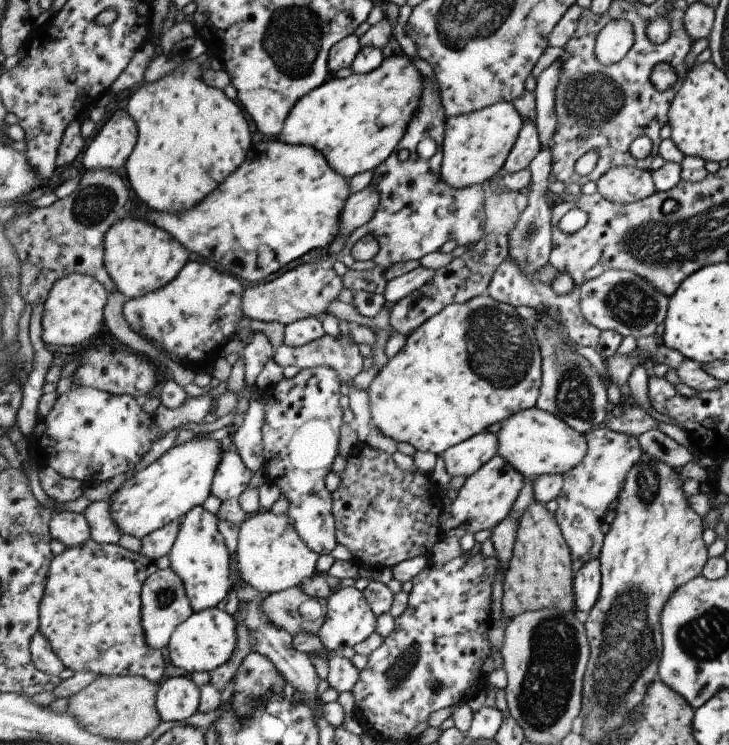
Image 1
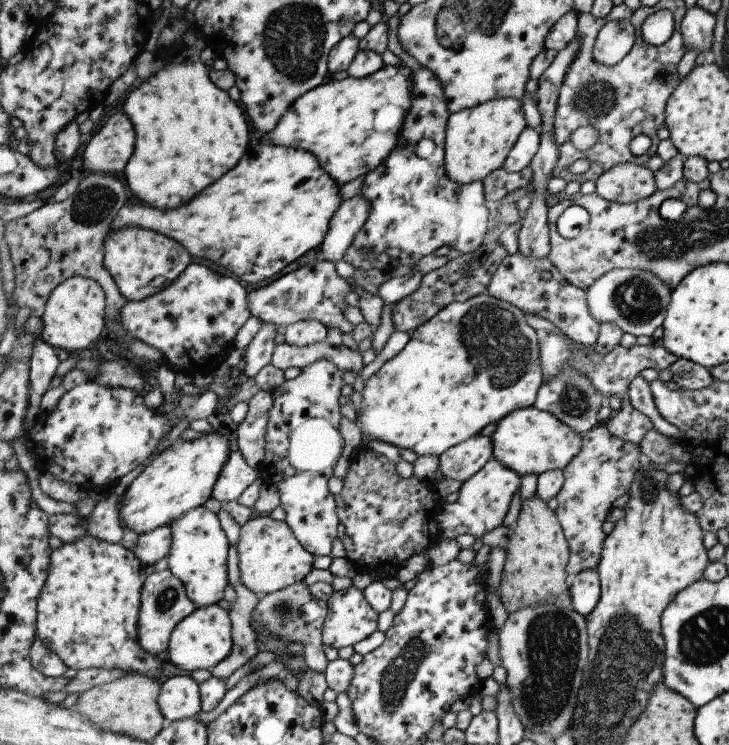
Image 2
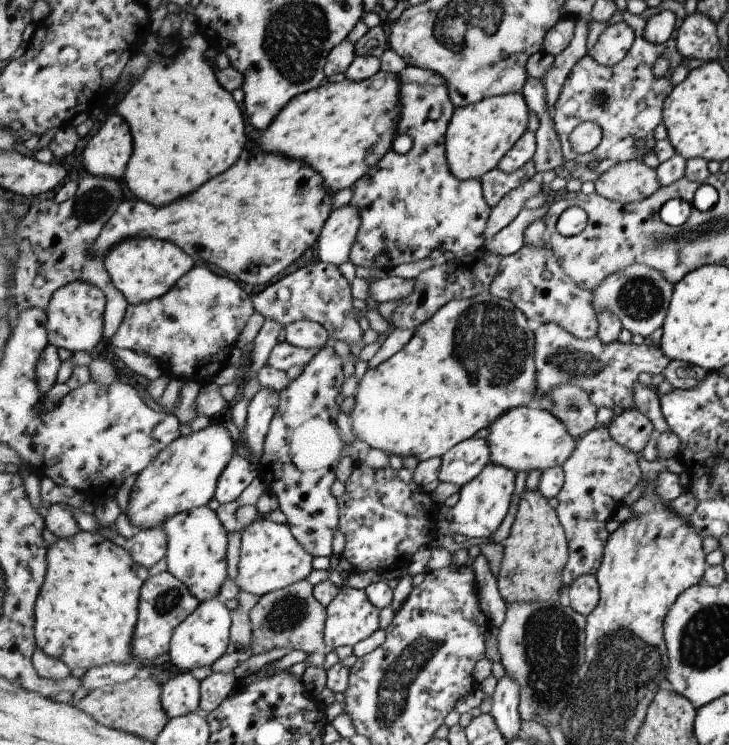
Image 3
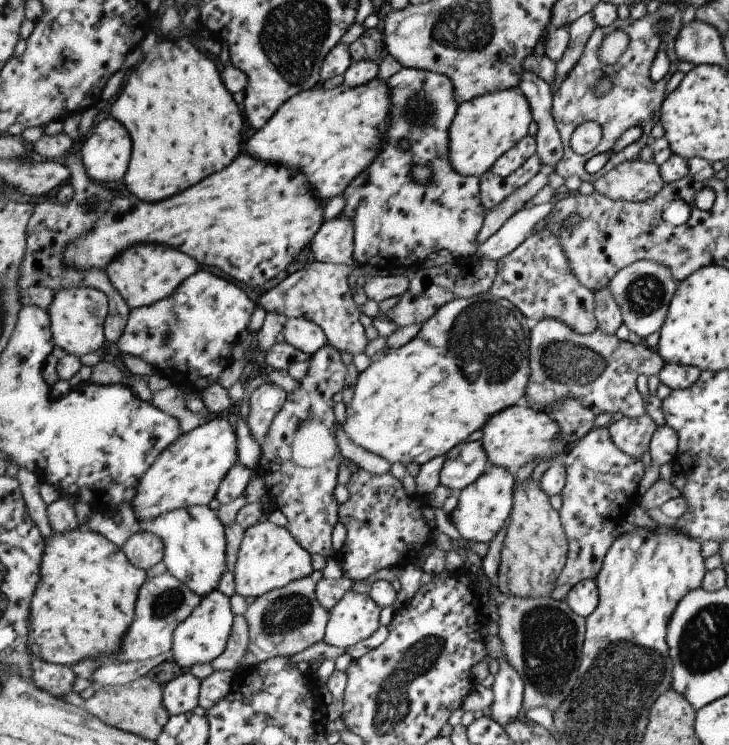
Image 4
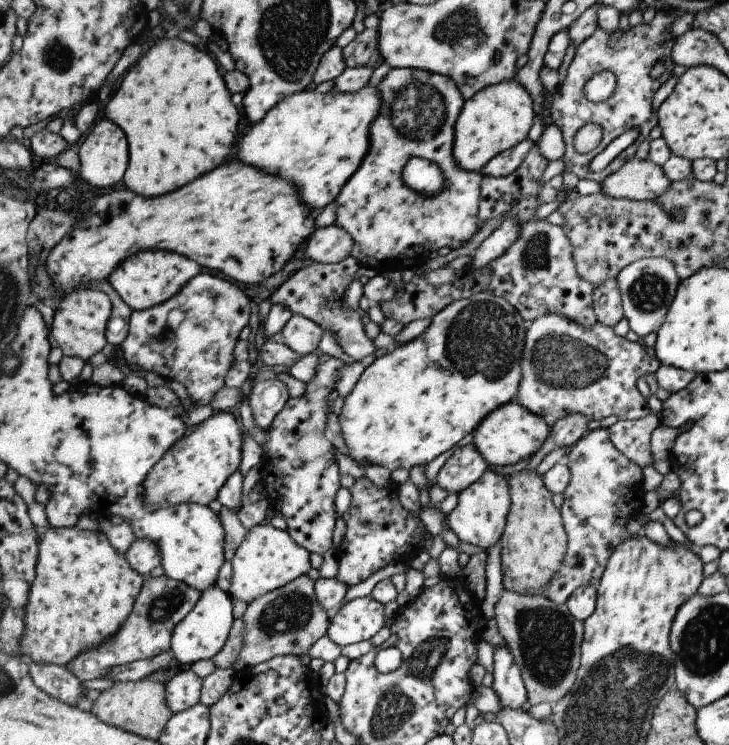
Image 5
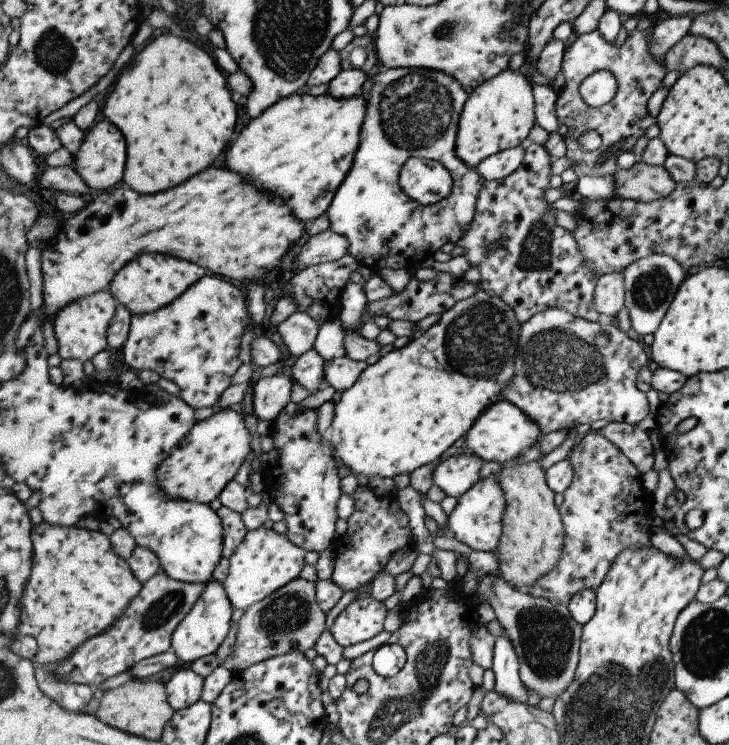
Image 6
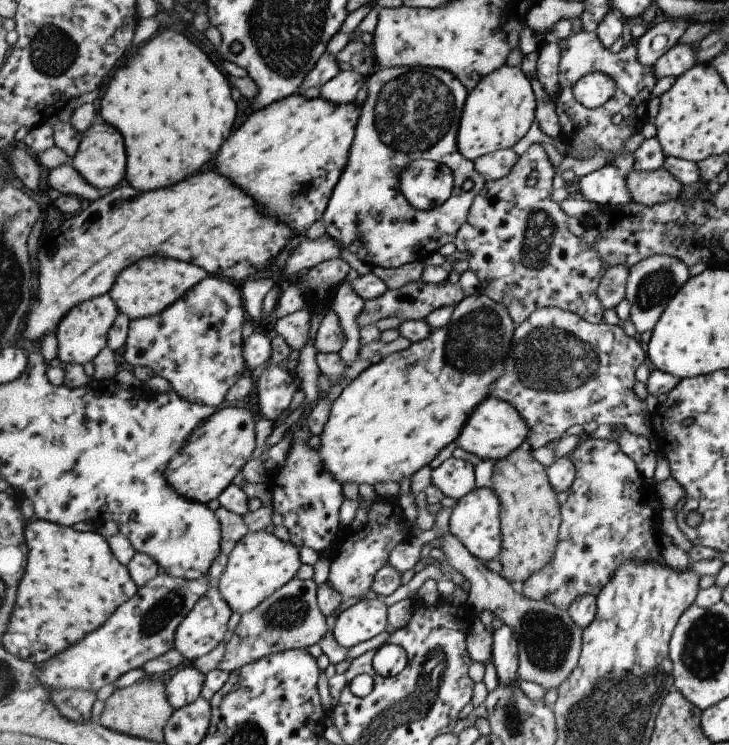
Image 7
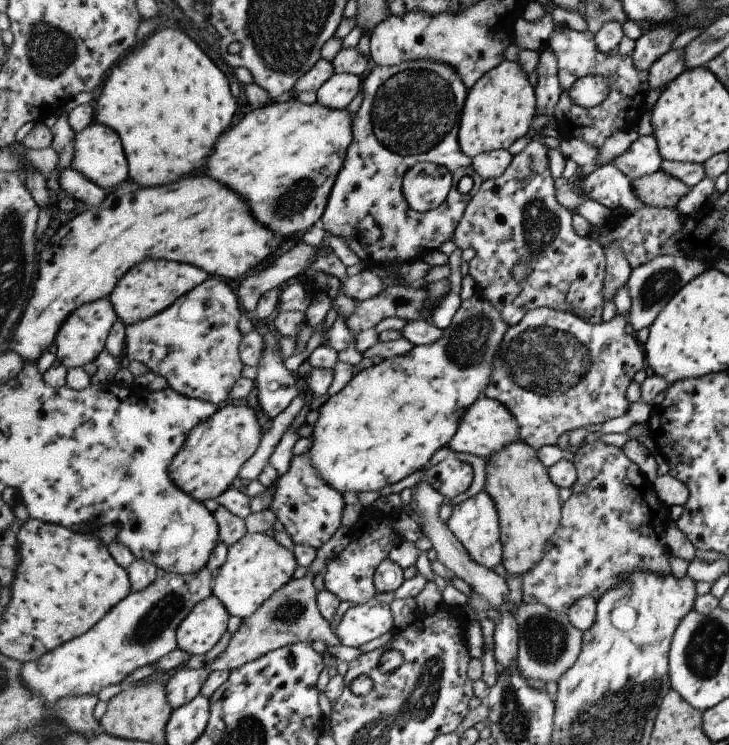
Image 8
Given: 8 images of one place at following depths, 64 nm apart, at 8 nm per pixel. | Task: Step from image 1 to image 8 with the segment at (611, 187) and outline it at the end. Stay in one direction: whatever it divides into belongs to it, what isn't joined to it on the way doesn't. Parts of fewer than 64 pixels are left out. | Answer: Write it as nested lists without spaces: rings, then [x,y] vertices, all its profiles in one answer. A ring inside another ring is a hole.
[[[663,169],[632,182],[634,193],[645,205],[677,207],[692,189]]]

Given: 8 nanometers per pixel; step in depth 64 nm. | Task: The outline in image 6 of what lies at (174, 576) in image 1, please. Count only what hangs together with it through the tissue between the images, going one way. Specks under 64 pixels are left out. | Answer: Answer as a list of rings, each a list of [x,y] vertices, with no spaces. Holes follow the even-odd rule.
[[[165,572],[153,575],[143,585],[140,595],[108,631],[84,642],[67,660],[50,667],[60,679],[97,689],[111,676],[128,672],[145,659],[172,649],[176,628],[204,595],[207,585],[178,581]]]

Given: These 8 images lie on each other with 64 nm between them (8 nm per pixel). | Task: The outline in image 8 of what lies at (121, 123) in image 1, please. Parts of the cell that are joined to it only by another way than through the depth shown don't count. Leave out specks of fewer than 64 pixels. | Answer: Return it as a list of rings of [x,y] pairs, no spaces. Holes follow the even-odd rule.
[[[94,122],[76,134],[76,151],[72,167],[106,191],[115,190],[125,180],[130,180],[128,153],[125,154],[123,146],[123,141],[116,129],[105,126],[103,123]]]

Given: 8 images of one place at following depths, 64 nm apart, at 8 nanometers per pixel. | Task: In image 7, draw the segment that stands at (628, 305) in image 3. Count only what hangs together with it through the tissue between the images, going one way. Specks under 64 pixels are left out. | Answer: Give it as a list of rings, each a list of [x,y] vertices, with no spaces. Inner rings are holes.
[[[651,255],[648,259],[633,265],[629,270],[626,298],[632,304],[630,320],[638,335],[643,332],[653,332],[669,303],[698,269],[691,268],[680,258],[671,255]]]

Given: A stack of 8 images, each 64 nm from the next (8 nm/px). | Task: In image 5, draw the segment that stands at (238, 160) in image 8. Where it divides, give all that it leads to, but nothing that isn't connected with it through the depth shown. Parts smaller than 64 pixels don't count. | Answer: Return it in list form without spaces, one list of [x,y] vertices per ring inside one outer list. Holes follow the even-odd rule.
[[[366,86],[358,91],[345,92],[339,89],[333,89],[328,93],[317,92],[313,87],[307,88],[304,91],[298,92],[287,99],[283,99],[277,106],[269,112],[259,124],[252,124],[251,130],[241,140],[241,146],[239,146],[239,158],[251,166],[259,167],[262,171],[269,173],[270,175],[281,175],[282,179],[289,181],[294,187],[300,190],[300,195],[304,200],[304,203],[320,214],[320,212],[331,202],[341,194],[343,187],[348,183],[348,180],[361,168],[364,163],[365,157],[369,154],[372,147],[372,132],[370,128],[374,123],[374,120],[379,116],[382,105],[382,96],[380,88],[377,86]]]

